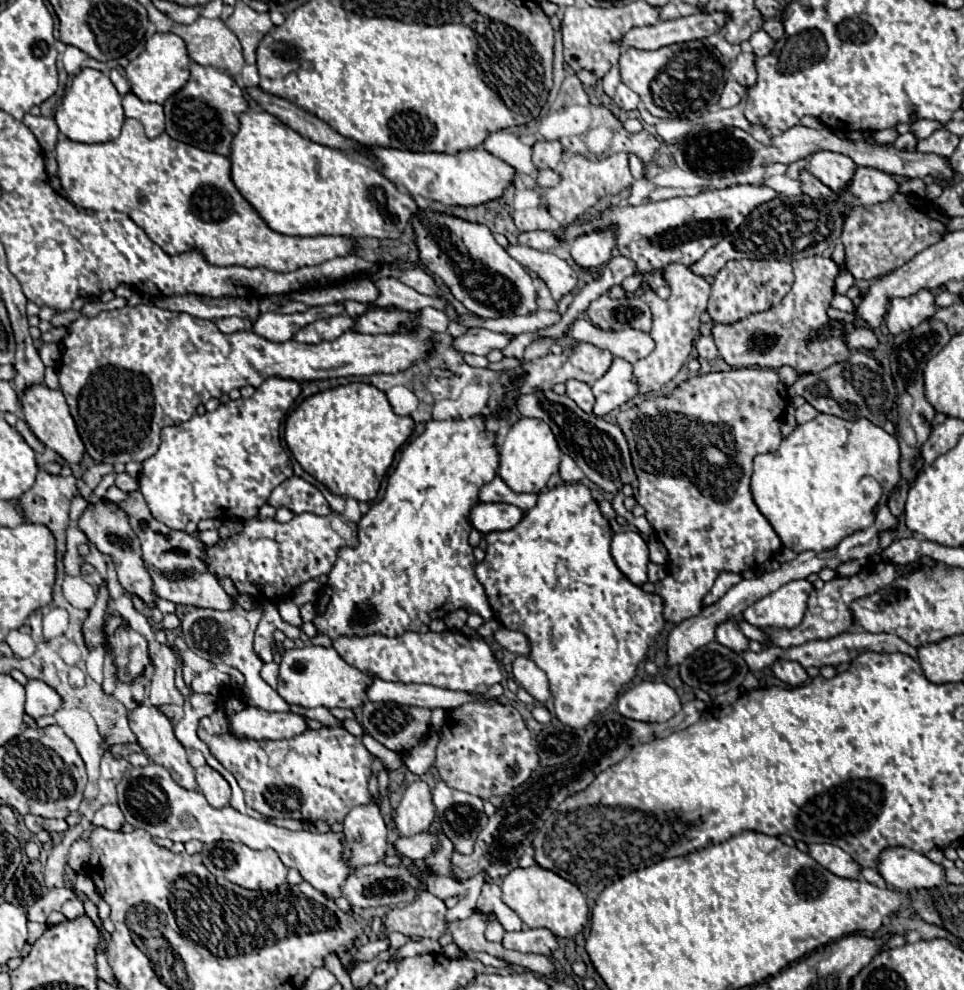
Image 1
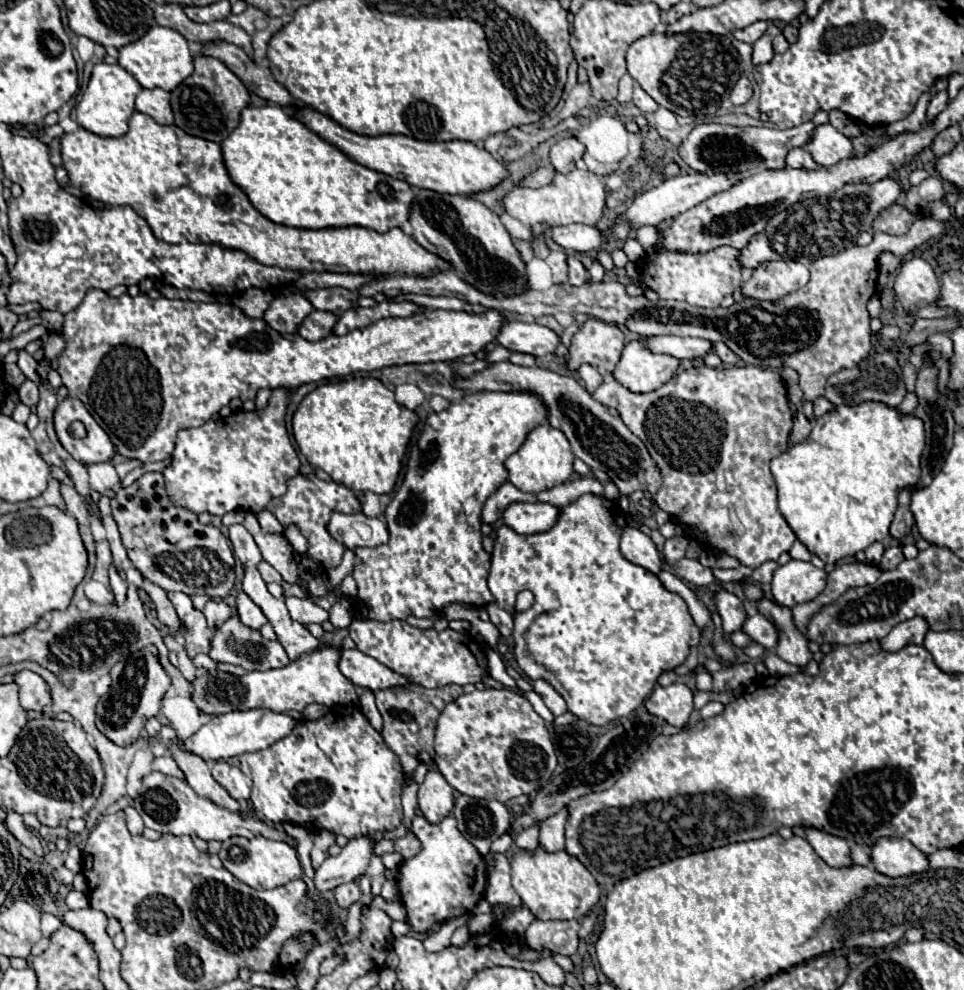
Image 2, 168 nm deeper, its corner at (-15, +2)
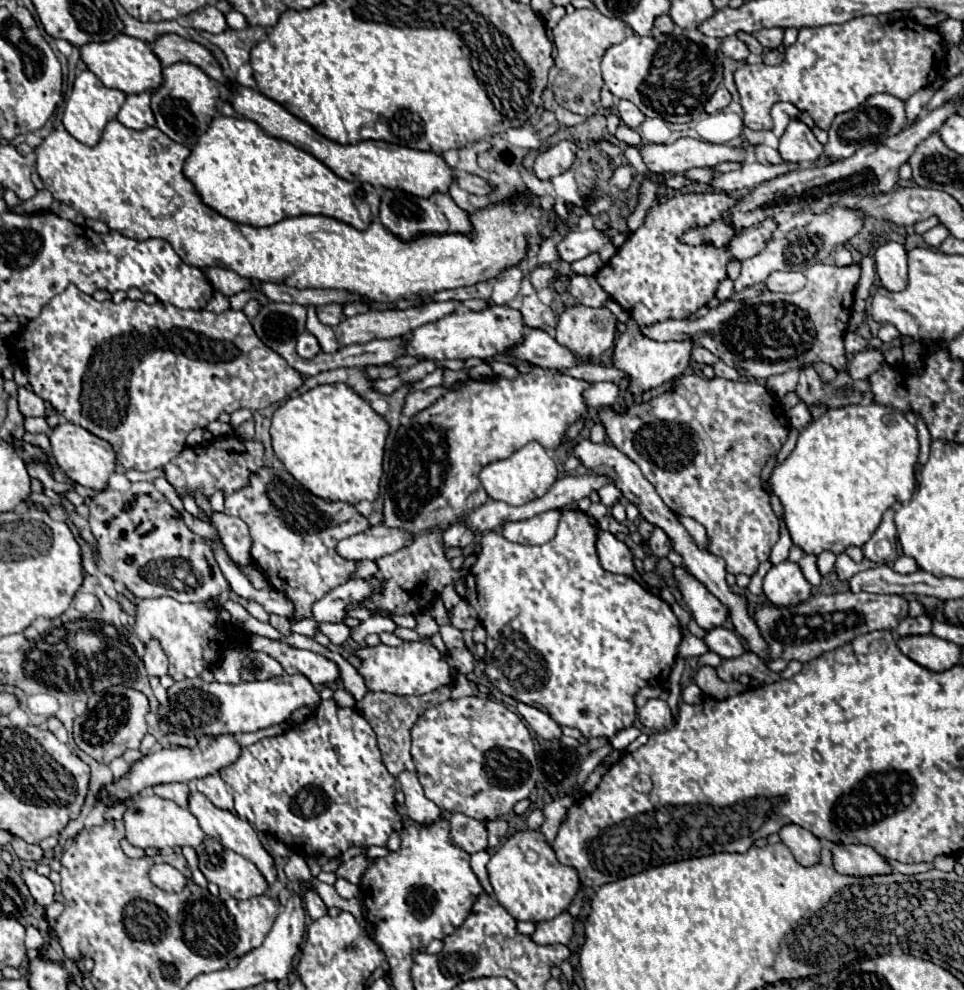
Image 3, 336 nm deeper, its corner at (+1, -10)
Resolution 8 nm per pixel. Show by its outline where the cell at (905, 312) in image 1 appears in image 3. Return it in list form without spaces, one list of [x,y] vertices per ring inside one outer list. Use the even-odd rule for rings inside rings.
[[[884,242],[874,252],[876,262],[876,274],[882,280],[882,286],[886,286],[892,292],[900,292],[906,286],[908,276],[908,264],[906,264],[906,250],[898,242]]]

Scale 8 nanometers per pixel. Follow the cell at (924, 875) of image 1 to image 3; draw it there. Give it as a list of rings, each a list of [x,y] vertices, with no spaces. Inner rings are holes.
[[[836,844],[832,848],[832,862],[834,870],[838,874],[850,874],[850,876],[872,876],[872,874],[888,874],[890,866],[888,862],[876,854],[870,846],[840,846]]]

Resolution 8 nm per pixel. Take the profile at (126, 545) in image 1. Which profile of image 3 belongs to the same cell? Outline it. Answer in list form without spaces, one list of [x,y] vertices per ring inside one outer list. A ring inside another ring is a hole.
[[[152,640],[148,646],[146,646],[146,654],[144,654],[144,664],[146,664],[146,670],[150,676],[164,676],[168,674],[168,658],[166,654],[162,652],[160,644],[156,640]]]

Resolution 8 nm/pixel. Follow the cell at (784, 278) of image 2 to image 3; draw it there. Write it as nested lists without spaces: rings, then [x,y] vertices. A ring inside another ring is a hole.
[[[774,272],[766,280],[766,288],[772,292],[798,292],[804,288],[804,282],[802,272]]]

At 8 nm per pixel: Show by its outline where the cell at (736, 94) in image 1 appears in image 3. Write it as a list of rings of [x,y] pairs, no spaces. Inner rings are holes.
[[[720,84],[720,86],[718,86],[718,90],[716,90],[716,94],[712,94],[712,98],[706,102],[704,110],[706,110],[708,114],[714,114],[714,112],[718,112],[718,110],[726,108],[728,104],[730,104],[730,94],[728,94],[728,90]]]

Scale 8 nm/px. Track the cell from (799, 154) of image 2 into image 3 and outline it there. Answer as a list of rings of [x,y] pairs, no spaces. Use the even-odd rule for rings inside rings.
[[[764,144],[754,146],[754,158],[756,158],[760,164],[780,164],[780,162],[782,162],[778,150],[774,150],[774,148],[770,148],[770,146],[764,146]]]

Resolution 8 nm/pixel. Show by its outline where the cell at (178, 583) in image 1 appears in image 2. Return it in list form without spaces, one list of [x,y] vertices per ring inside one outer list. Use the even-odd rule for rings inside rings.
[[[148,472],[134,484],[120,488],[112,498],[112,516],[118,522],[128,558],[144,578],[166,592],[184,592],[188,596],[206,594],[214,600],[222,600],[234,588],[236,560],[226,536],[212,524],[200,524],[196,514],[176,508],[164,490],[160,472]]]

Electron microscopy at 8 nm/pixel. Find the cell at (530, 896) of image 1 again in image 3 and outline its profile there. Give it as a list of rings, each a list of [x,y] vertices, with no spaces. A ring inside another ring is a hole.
[[[518,830],[512,836],[508,836],[504,844],[496,848],[486,868],[496,900],[516,920],[552,920],[570,906],[580,888],[576,868],[558,862],[552,846],[546,842],[540,830]]]

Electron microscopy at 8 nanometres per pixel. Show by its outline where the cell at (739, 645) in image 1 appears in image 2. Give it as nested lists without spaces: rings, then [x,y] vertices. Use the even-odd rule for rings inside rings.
[[[726,590],[718,592],[716,594],[716,606],[718,606],[718,612],[720,612],[722,626],[724,626],[726,634],[742,630],[742,626],[746,622],[746,612],[744,612],[742,602],[734,594],[730,594]]]

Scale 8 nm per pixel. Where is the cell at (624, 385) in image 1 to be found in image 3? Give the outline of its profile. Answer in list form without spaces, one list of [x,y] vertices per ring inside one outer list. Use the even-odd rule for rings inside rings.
[[[632,318],[626,322],[626,326],[628,326],[628,330],[624,330],[624,334],[620,334],[616,340],[612,362],[616,368],[620,368],[628,374],[632,396],[644,394],[646,390],[662,386],[662,384],[670,384],[674,378],[682,376],[684,370],[690,366],[690,352],[696,346],[692,340],[656,342],[652,338],[644,338],[644,334],[640,334],[637,322],[634,322]]]

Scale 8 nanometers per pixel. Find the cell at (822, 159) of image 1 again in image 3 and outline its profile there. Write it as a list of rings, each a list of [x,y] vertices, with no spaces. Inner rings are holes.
[[[792,118],[780,138],[778,152],[786,162],[814,162],[822,156],[822,144],[804,122]]]

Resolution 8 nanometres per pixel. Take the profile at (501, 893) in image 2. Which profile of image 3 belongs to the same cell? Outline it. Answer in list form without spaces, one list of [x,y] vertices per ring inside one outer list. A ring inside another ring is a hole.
[[[480,850],[480,852],[474,852],[474,854],[472,854],[472,870],[474,870],[474,874],[480,878],[484,890],[486,890],[488,894],[492,894],[492,886],[490,886],[490,882],[488,882],[488,874],[486,874],[486,864],[488,864],[488,860],[490,860],[490,854],[488,854],[486,850]]]

